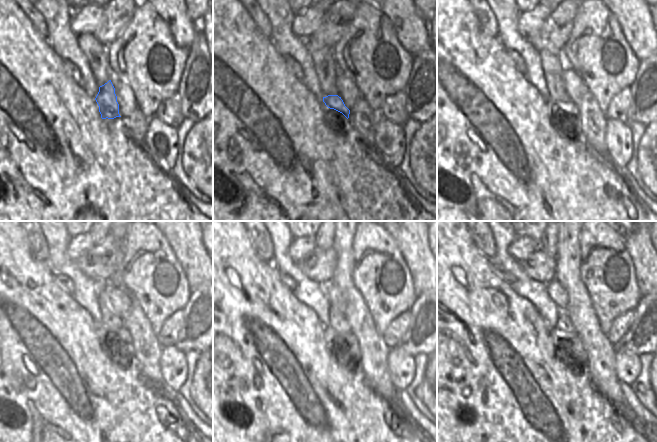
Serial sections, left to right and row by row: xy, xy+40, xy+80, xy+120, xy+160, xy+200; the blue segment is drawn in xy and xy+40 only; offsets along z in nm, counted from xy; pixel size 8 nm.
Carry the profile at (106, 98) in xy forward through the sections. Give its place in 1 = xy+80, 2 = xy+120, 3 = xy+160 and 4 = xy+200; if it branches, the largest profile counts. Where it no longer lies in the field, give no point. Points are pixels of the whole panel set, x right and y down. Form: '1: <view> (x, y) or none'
1: xy+80 (569, 107)
2: xy+120 (123, 336)
3: xy+160 (350, 341)
4: xy+200 (578, 355)

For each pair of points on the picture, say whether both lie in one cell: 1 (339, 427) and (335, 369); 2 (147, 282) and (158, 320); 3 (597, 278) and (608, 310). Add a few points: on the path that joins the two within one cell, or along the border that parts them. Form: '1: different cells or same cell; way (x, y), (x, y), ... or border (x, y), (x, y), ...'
1: same cell; way (346, 413), (347, 407), (335, 393), (335, 383)
2: same cell; way (154, 291), (154, 311)
3: same cell; way (605, 286), (608, 289), (608, 302)

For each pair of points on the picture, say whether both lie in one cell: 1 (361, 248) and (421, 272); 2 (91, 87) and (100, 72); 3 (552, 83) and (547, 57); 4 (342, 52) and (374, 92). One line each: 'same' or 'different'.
1: different
2: different
3: same
4: same

